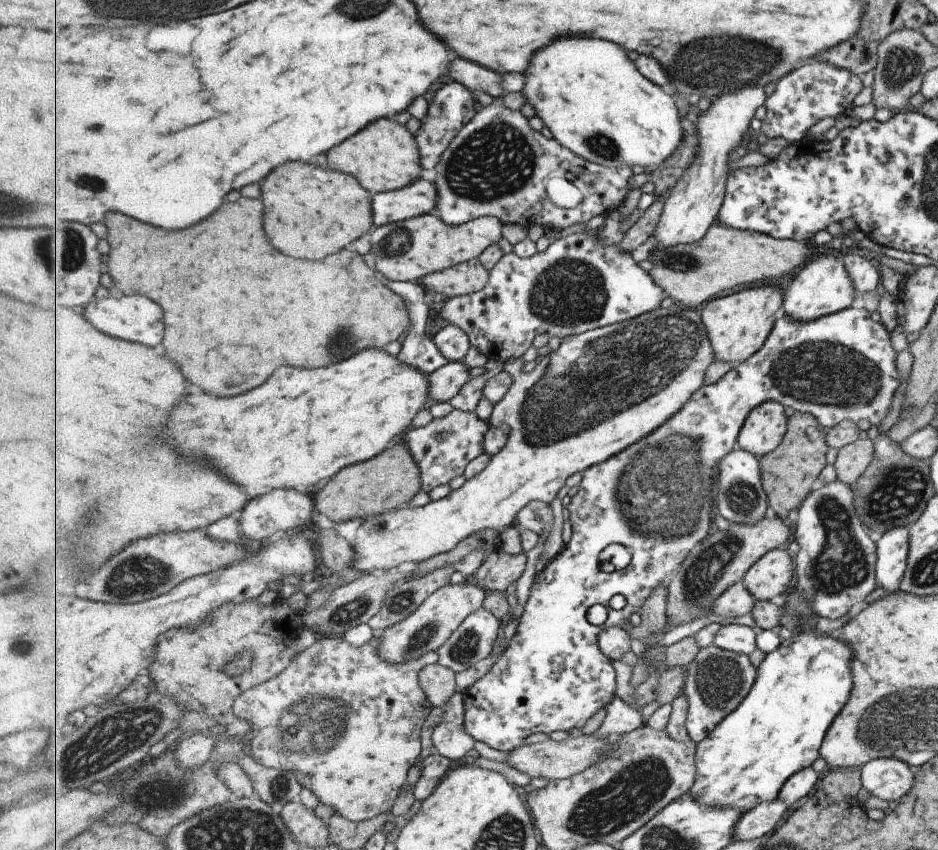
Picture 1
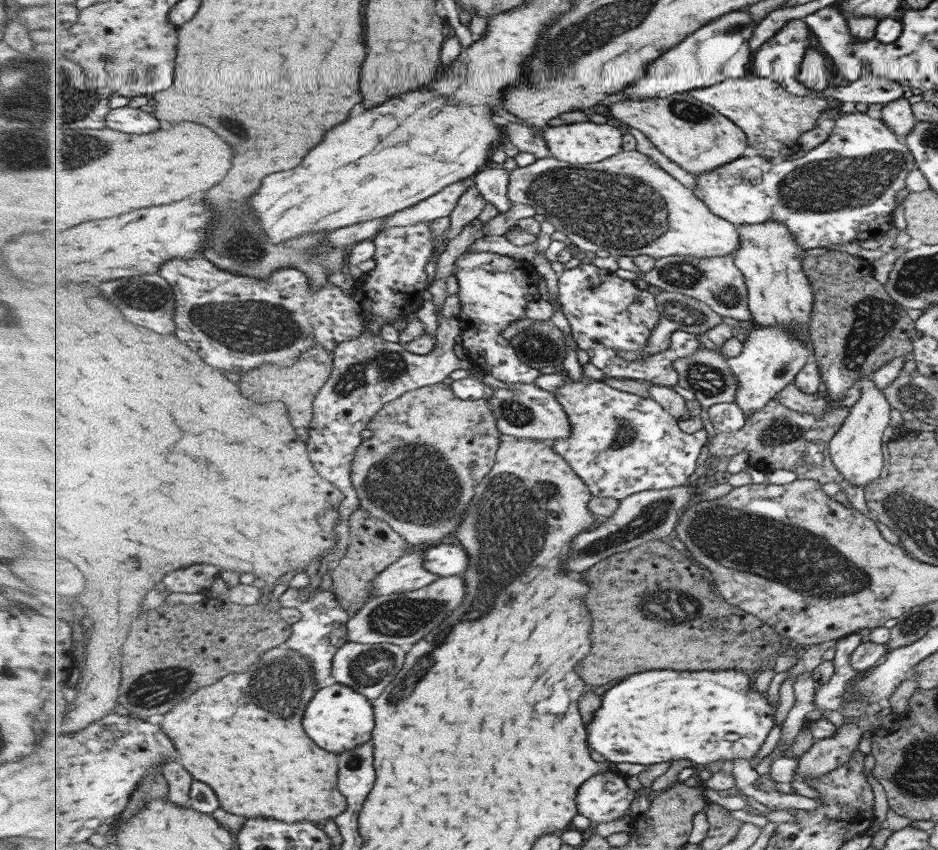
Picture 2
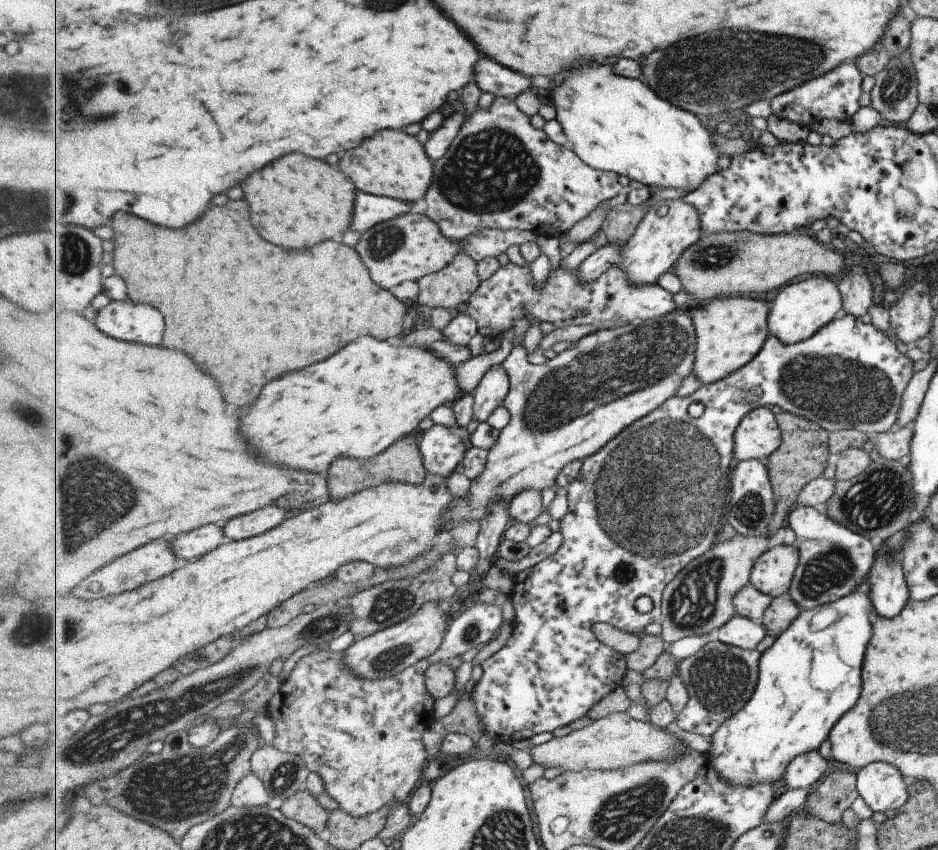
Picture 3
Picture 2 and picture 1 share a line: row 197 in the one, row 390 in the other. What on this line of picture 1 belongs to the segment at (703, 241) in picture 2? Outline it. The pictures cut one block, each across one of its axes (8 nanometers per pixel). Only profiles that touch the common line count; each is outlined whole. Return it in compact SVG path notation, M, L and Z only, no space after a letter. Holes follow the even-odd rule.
M673 303L670 307L659 308L653 312L647 312L633 320L617 323L614 325L604 326L580 335L569 336L560 343L560 346L555 351L551 352L546 360L539 361L533 372L525 370L525 362L523 358L513 358L507 360L503 364L503 371L509 372L515 378L515 386L511 386L511 390L503 397L503 402L499 402L494 406L494 411L490 424L499 428L501 424L508 424L510 432L508 433L509 440L507 446L499 452L491 456L488 465L473 478L464 482L464 485L457 490L451 491L446 497L431 501L424 507L405 506L403 508L395 509L389 513L383 513L376 517L367 518L363 521L356 530L353 552L355 552L355 562L353 562L353 570L365 572L366 575L377 574L377 572L385 572L391 569L399 569L401 566L413 566L419 562L425 562L433 556L440 554L447 554L451 550L455 550L465 538L479 532L480 530L501 530L503 531L509 526L516 525L517 514L527 506L531 501L541 501L551 504L557 496L557 492L567 484L567 478L577 474L577 472L584 473L585 470L595 466L596 464L603 464L609 458L623 453L623 450L631 448L635 442L647 438L649 434L653 434L657 428L661 428L665 422L669 422L691 398L693 394L697 394L701 388L705 386L705 374L715 362L715 350L711 338L709 338L709 330L702 320L701 309L688 308L681 303Z

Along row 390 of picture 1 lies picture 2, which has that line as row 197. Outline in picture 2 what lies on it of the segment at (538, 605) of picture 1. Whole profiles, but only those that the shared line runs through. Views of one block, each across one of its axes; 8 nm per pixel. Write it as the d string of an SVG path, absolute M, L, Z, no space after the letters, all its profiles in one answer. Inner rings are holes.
M839 112L827 139L805 156L774 161L761 158L757 153L745 154L733 162L696 176L696 187L691 186L691 189L704 199L717 216L738 226L761 224L773 219L781 221L792 230L802 247L810 249L853 240L857 242L885 234L893 227L891 213L897 205L895 194L904 188L903 177L915 168L913 157L902 139L895 136L881 120L869 118L864 112Z

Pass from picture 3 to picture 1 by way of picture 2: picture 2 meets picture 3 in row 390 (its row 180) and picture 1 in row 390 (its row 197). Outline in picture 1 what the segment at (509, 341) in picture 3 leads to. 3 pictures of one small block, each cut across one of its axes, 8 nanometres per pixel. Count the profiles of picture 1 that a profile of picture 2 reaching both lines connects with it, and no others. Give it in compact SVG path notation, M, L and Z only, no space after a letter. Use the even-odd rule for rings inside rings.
M461 362L447 363L429 376L429 402L450 401L463 390L465 382L471 382L471 367Z

